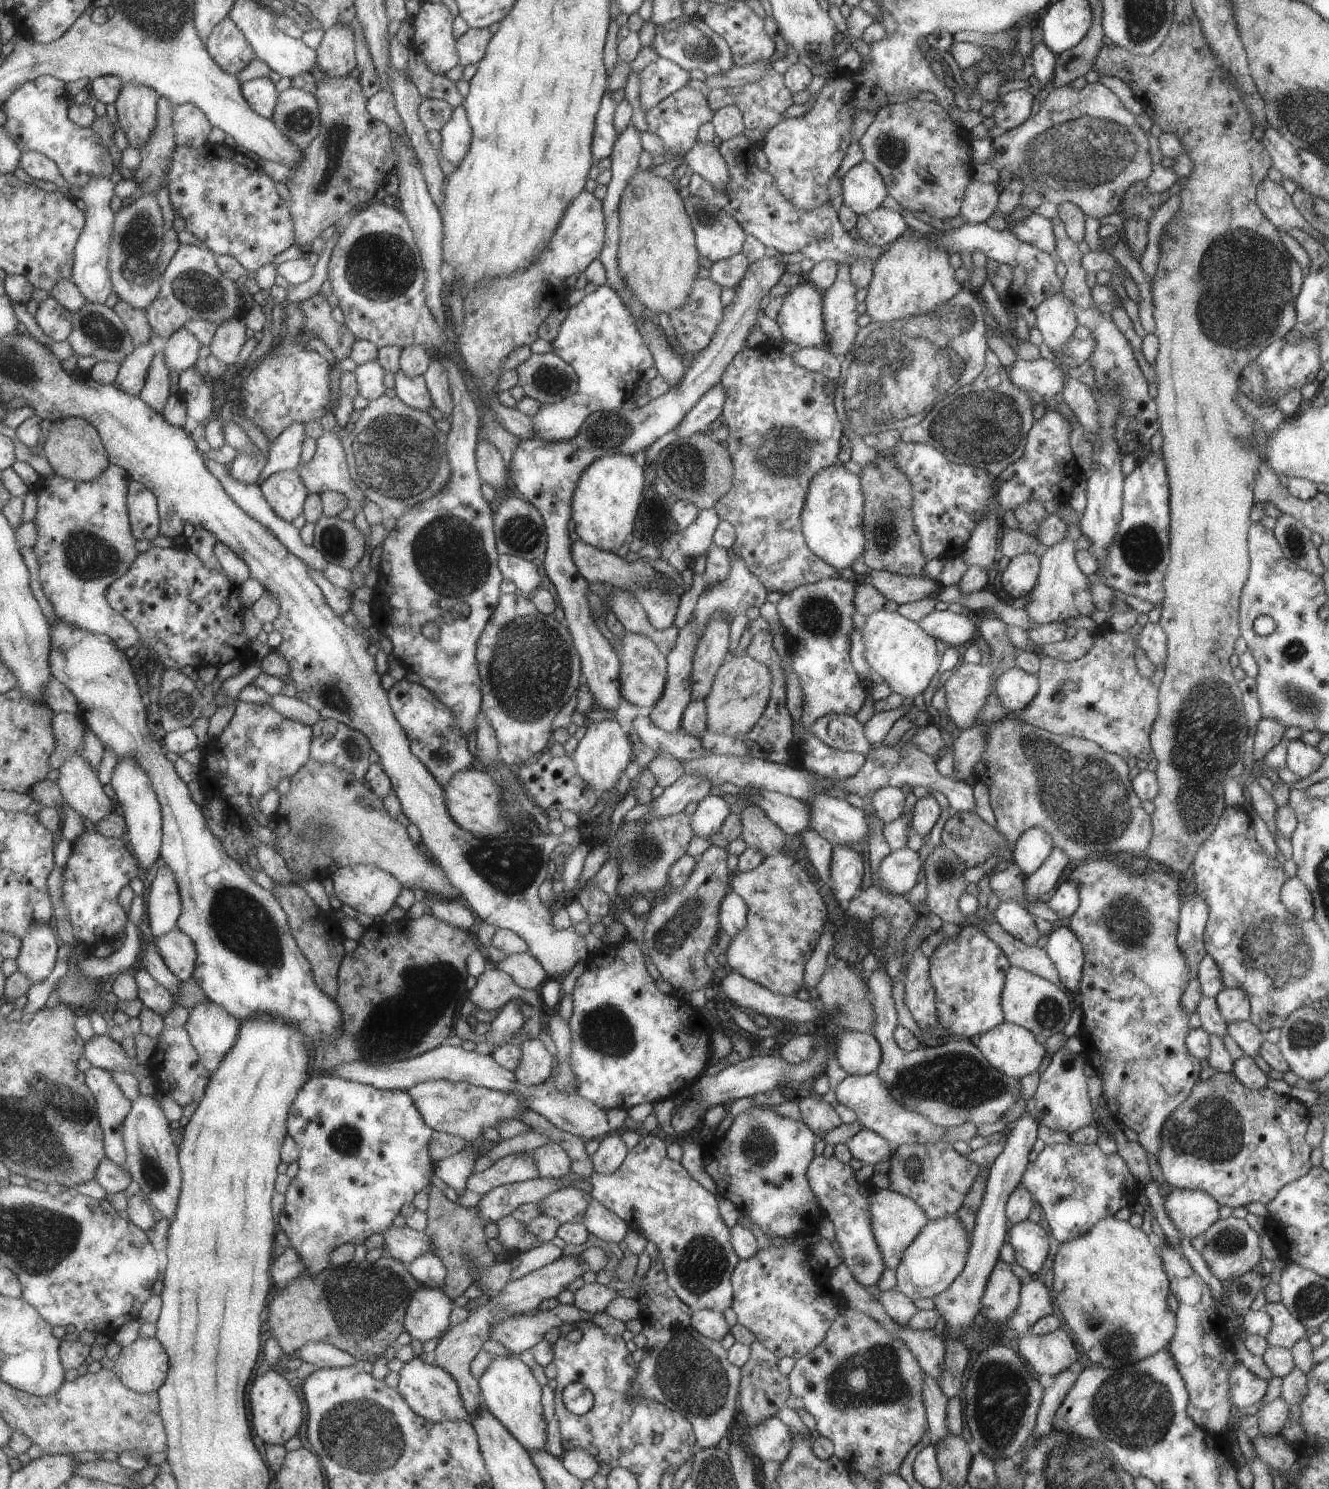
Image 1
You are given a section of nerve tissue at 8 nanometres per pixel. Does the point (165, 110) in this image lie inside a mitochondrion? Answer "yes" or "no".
no

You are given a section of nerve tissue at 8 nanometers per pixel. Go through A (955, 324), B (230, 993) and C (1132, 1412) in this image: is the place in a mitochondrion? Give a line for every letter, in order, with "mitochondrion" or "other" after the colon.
A: mitochondrion
B: other
C: mitochondrion

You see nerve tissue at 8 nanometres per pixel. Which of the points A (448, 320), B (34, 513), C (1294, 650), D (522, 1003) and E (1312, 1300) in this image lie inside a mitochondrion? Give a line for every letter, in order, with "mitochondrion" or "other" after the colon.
A: other
B: other
C: mitochondrion
D: other
E: mitochondrion

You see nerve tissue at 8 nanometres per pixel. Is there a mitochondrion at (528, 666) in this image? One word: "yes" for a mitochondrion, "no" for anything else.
yes

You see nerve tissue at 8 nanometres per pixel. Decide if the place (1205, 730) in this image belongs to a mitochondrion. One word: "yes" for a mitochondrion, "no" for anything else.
yes

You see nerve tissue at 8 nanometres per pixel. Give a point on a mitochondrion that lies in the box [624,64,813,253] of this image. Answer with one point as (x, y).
(709, 218)

